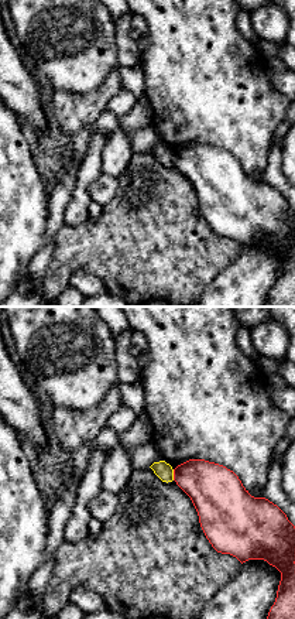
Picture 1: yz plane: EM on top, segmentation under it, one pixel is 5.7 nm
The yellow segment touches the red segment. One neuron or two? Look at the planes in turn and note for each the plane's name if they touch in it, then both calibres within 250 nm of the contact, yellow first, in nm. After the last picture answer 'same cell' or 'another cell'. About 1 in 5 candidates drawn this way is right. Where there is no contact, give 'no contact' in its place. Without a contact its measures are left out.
contact in yz; calibres 100 and 280 nm

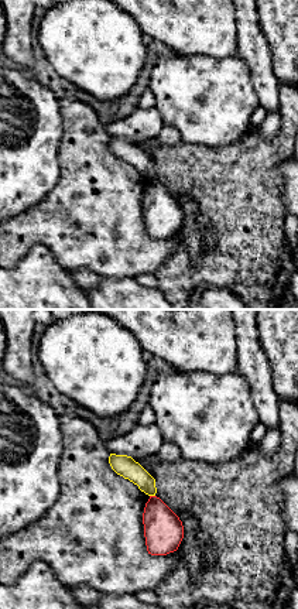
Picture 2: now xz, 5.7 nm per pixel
contact in xz; calibres 120 and 220 nm

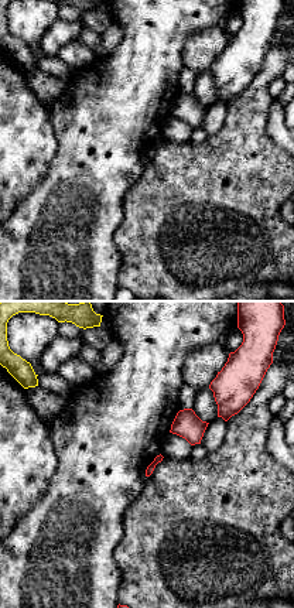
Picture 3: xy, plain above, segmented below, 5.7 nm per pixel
no contact

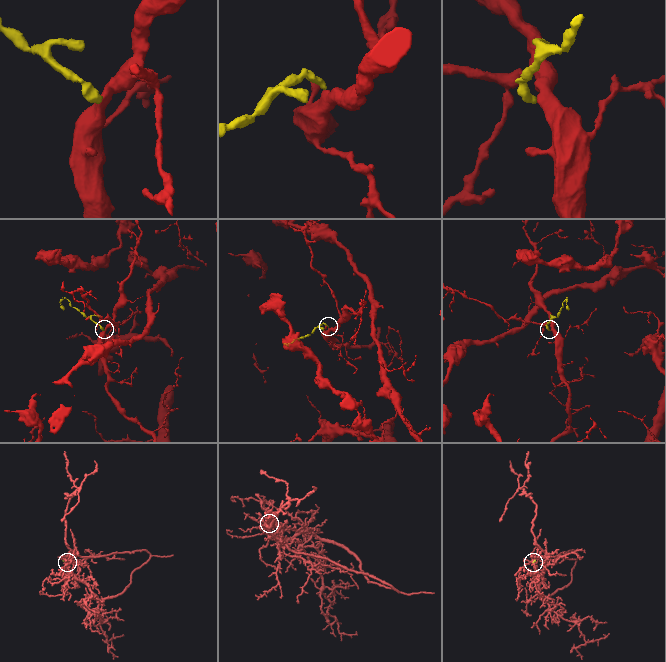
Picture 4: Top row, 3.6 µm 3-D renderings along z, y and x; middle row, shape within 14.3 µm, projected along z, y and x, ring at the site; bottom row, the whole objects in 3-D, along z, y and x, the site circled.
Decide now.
another cell

